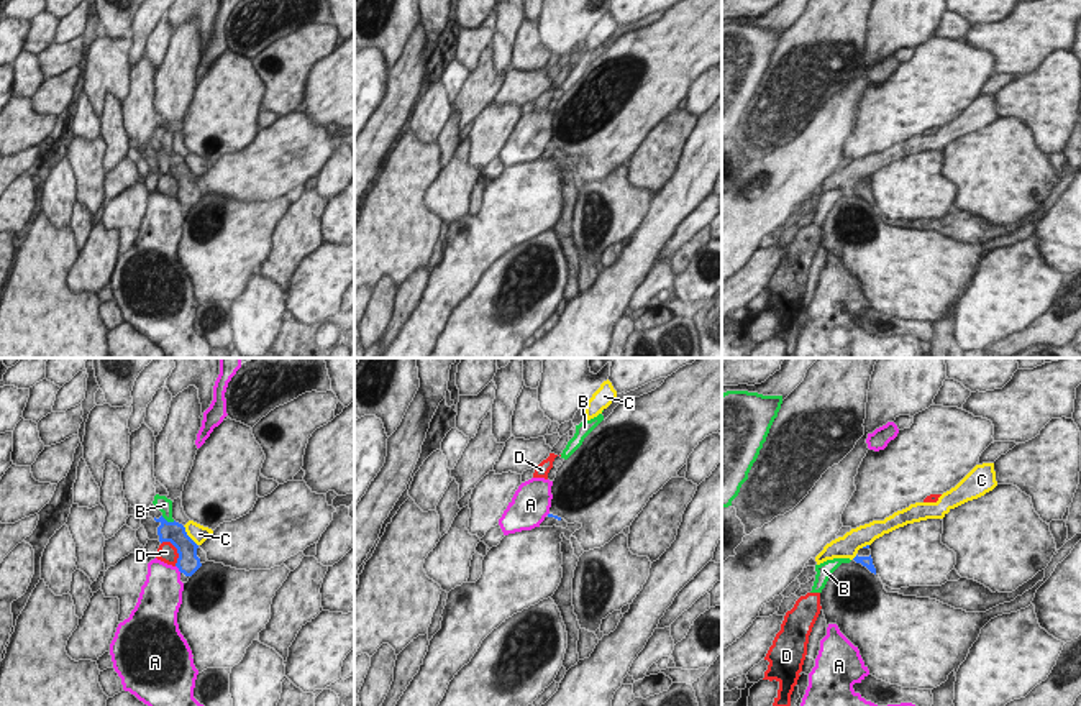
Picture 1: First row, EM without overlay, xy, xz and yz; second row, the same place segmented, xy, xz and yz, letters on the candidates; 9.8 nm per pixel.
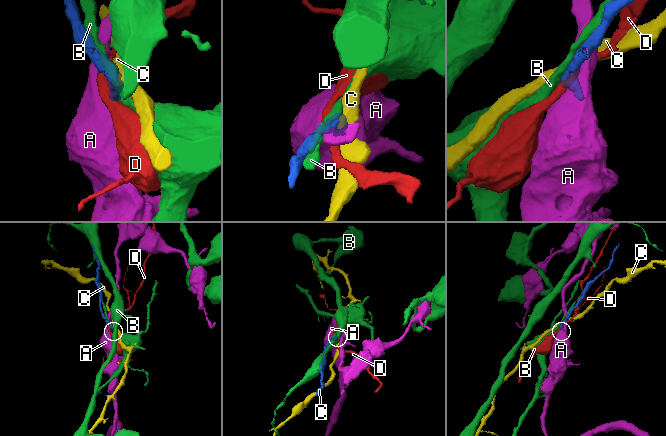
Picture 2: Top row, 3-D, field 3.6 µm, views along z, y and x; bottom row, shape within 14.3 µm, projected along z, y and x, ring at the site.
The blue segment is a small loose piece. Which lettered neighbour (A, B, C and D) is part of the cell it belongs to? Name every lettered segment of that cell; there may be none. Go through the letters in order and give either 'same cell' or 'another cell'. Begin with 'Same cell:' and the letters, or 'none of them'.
Same cell: none of them
A: another cell
B: another cell
C: another cell
D: another cell

